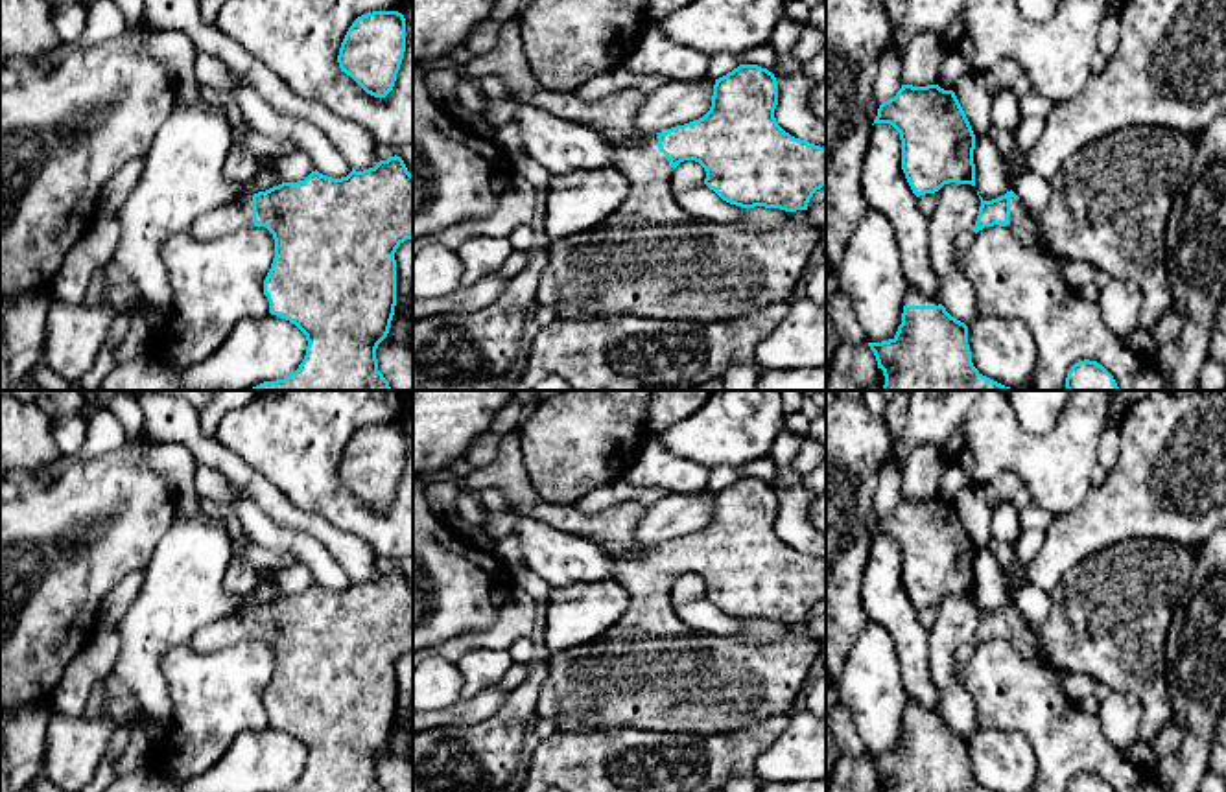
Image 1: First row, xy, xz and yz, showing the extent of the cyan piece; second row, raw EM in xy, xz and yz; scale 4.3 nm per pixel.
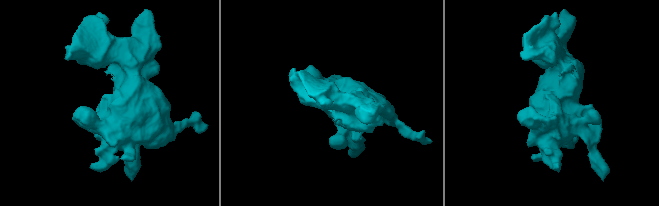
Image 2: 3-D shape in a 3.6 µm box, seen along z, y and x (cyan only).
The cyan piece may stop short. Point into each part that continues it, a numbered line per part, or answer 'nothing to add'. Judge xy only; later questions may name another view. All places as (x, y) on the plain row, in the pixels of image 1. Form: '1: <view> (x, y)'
1: xy (227, 632)

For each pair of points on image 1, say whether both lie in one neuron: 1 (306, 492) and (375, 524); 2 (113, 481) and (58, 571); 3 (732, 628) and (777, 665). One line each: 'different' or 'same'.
1: same
2: same
3: different

